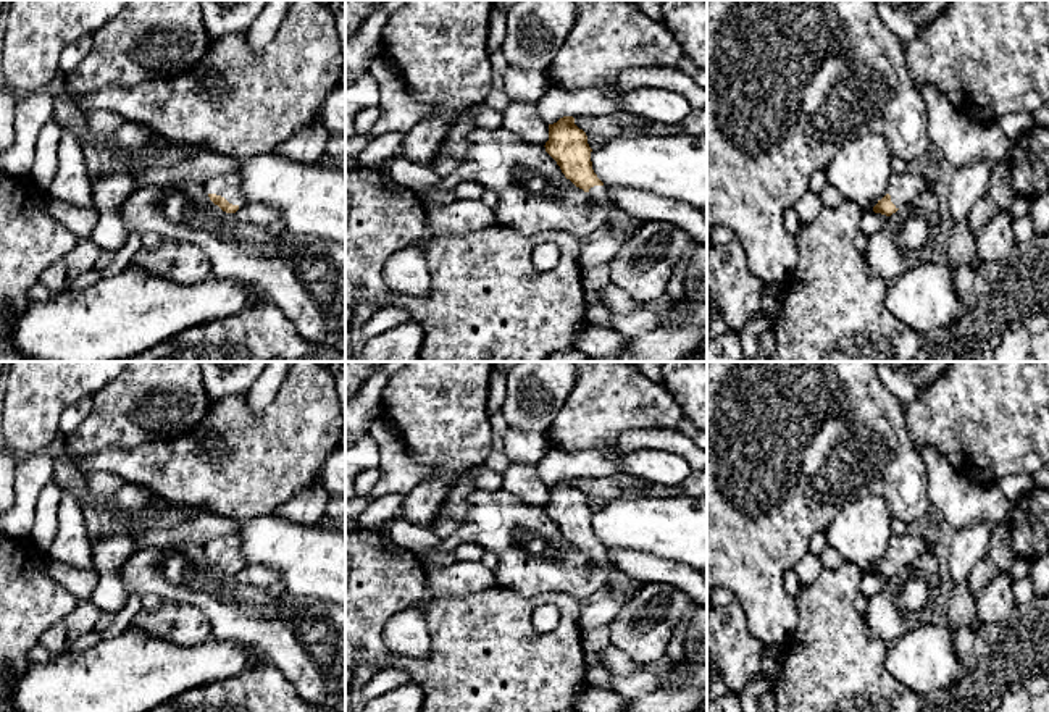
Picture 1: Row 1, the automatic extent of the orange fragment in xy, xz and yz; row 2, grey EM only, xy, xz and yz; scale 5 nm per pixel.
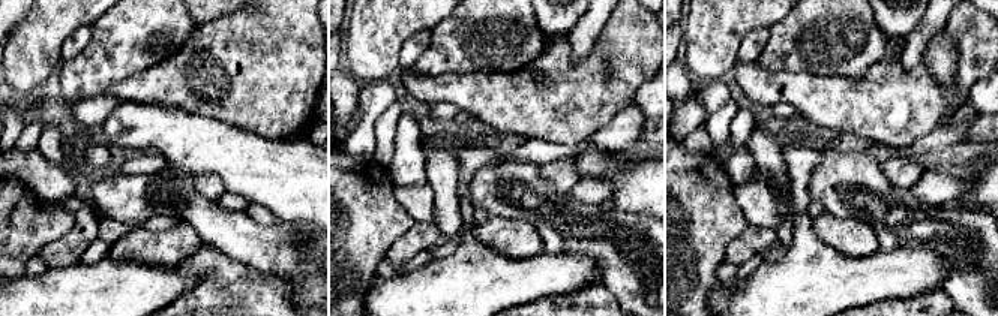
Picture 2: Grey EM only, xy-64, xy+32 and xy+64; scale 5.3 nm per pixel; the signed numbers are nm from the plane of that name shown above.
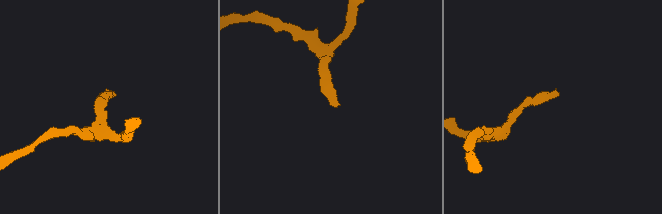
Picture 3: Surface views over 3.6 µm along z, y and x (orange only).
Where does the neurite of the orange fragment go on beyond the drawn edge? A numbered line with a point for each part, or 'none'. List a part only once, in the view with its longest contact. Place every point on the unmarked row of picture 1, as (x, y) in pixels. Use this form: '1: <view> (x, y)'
1: xy (226, 548)

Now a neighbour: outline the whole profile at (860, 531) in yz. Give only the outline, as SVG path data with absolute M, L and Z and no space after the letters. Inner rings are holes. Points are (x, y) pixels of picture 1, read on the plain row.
M867 492L839 510L825 531L826 541L862 573L873 573L889 549L891 521L884 499Z

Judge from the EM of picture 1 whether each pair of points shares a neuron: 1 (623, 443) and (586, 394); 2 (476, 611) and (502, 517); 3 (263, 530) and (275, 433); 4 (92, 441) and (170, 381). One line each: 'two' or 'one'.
1: two
2: two
3: two
4: one

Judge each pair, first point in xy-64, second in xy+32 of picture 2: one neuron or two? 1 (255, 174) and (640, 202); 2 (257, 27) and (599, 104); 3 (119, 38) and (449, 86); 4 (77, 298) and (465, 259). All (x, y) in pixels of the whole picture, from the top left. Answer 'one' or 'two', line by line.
1: one
2: one
3: two
4: one

